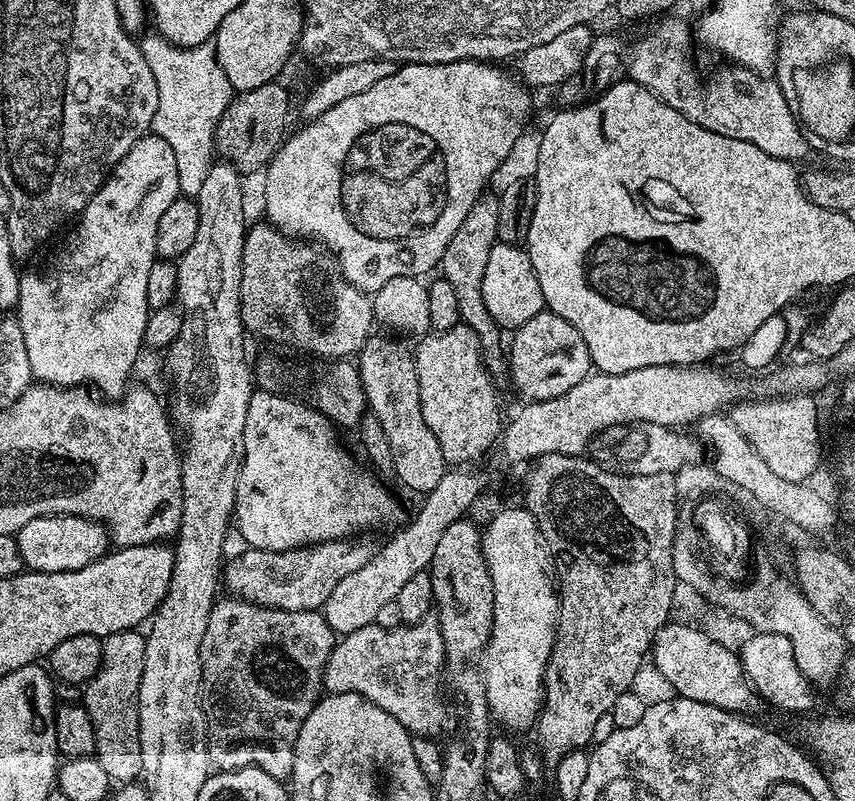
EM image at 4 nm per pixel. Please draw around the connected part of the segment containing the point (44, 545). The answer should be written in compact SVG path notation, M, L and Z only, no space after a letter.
M39 516L15 533L16 545L20 557L24 559L24 568L33 572L65 572L66 570L82 570L82 566L90 566L98 558L102 558L110 548L110 537L107 528L96 520L87 520L81 516Z

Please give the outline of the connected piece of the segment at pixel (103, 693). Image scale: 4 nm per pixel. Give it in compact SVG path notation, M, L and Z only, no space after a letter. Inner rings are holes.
M140 630L119 632L103 637L100 668L92 675L91 680L83 685L82 703L84 709L90 714L90 722L94 722L94 742L96 743L94 759L102 766L102 770L106 770L109 781L119 782L121 785L133 783L144 770L140 749L140 706L138 703L146 658L144 638L145 633Z

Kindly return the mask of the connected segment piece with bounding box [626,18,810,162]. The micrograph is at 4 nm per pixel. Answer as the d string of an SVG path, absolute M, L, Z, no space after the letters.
M672 18L661 19L657 28L650 29L641 40L630 44L626 52L627 79L674 106L674 110L690 118L690 122L714 130L714 134L742 138L774 158L793 162L806 159L810 153L807 135L775 79L748 68L724 66L728 68L718 69L703 84L692 61L693 29L684 20L668 19Z

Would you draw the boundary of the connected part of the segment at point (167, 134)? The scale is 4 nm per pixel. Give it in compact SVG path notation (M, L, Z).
M145 35L145 40L139 41L146 62L150 62L154 82L158 82L158 110L154 114L151 131L169 143L170 150L174 150L180 195L195 198L198 190L202 190L206 174L210 174L212 169L216 127L222 114L226 114L226 106L230 106L234 93L211 43L177 48L163 36L151 35Z

